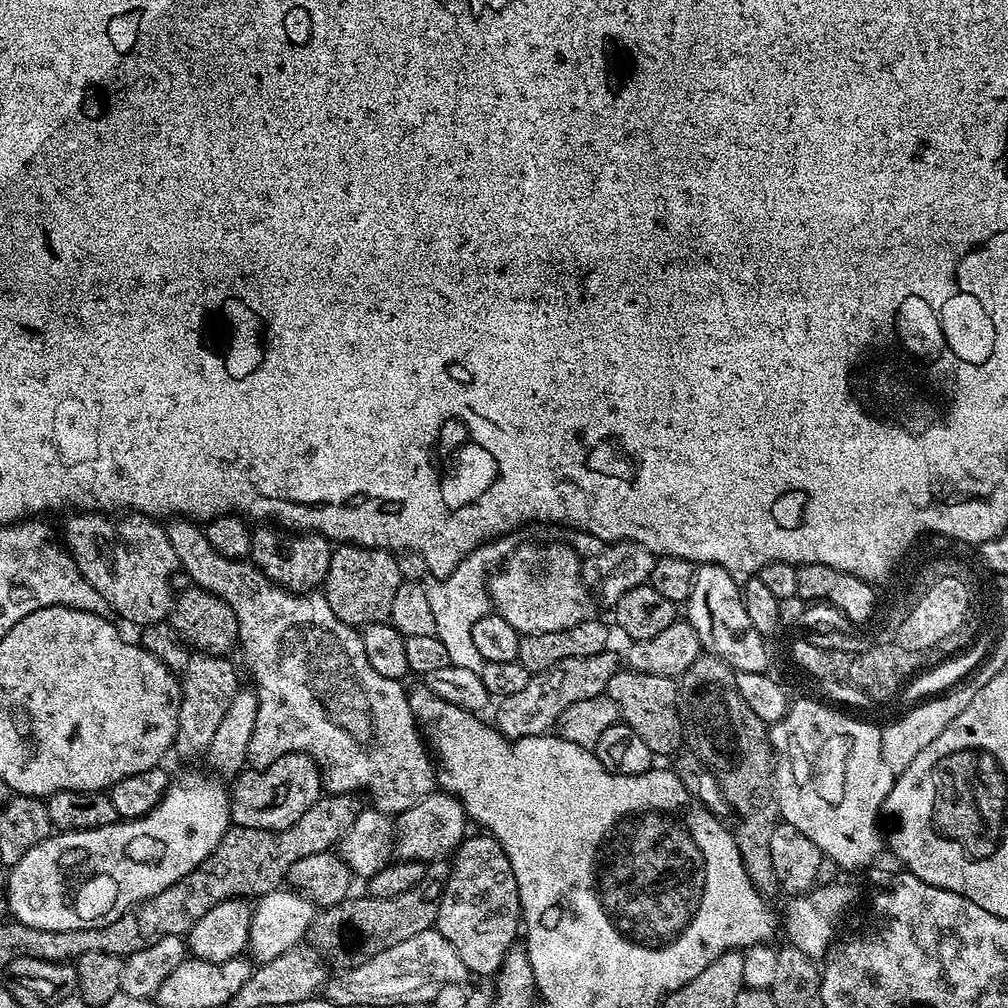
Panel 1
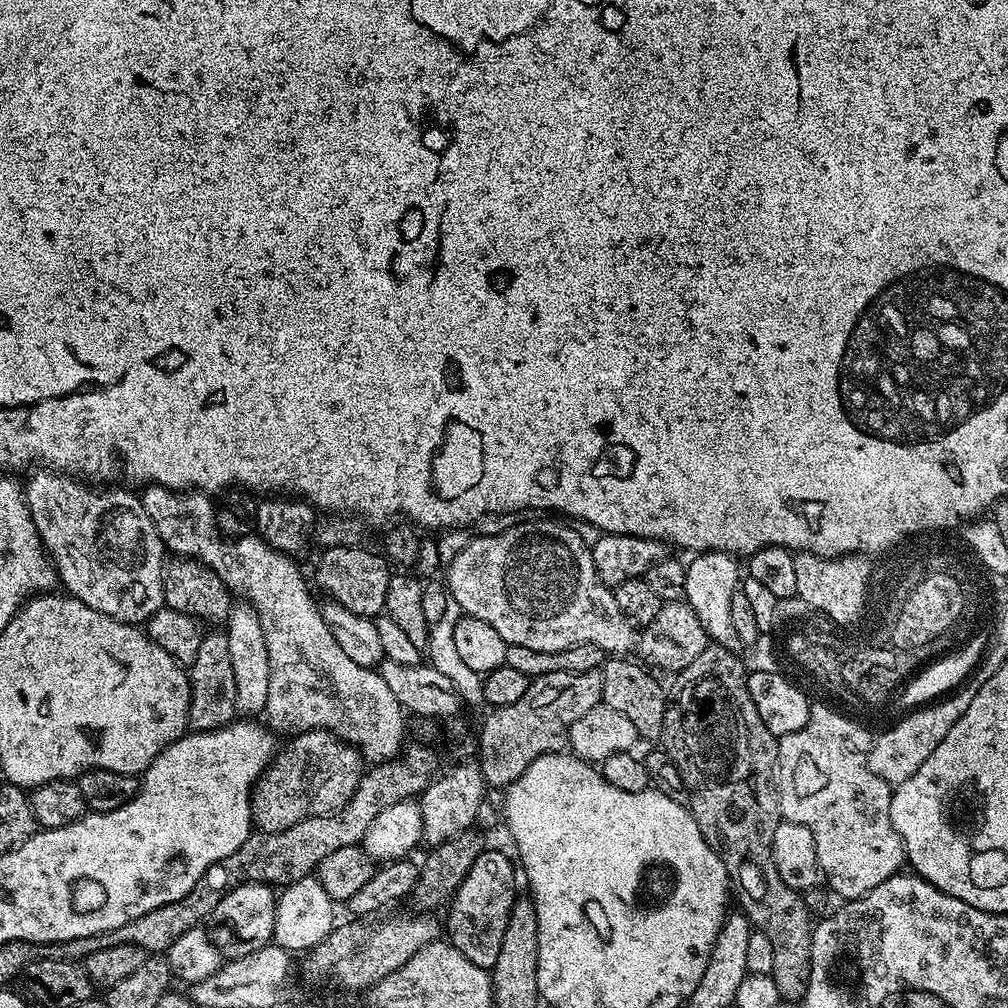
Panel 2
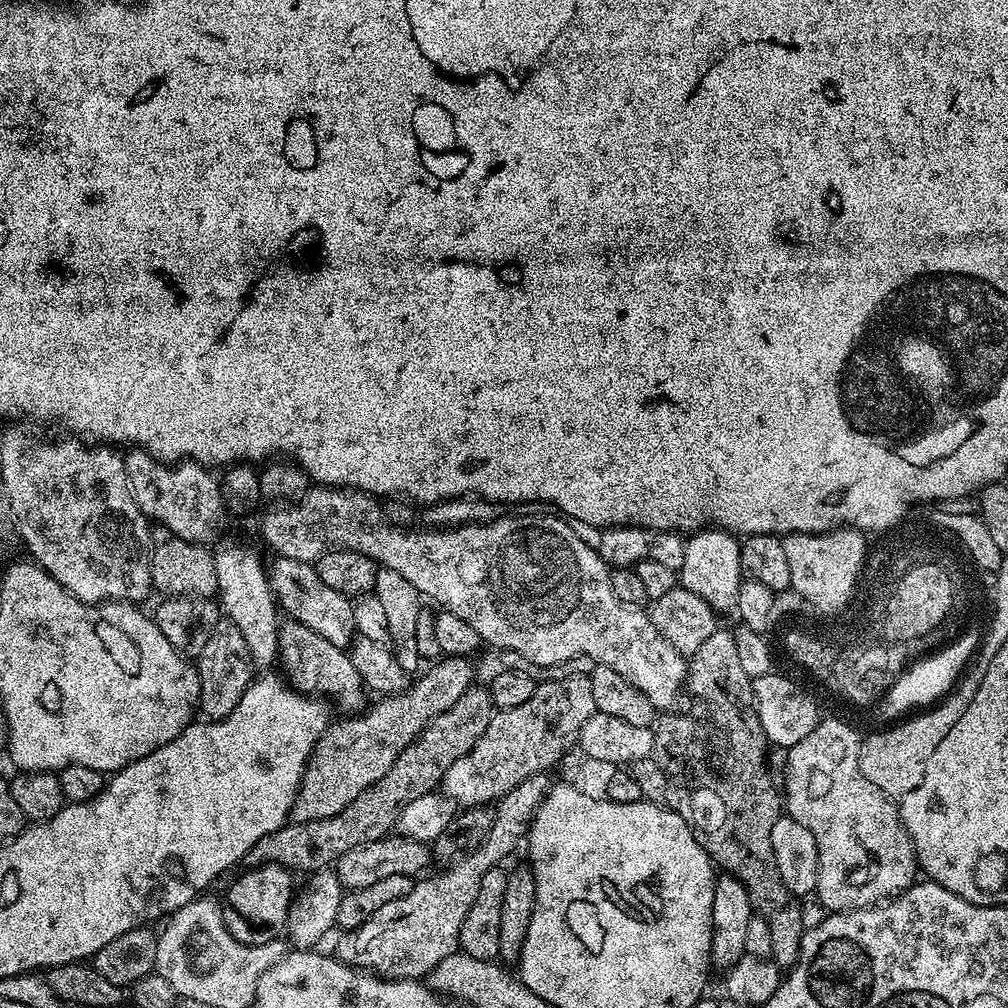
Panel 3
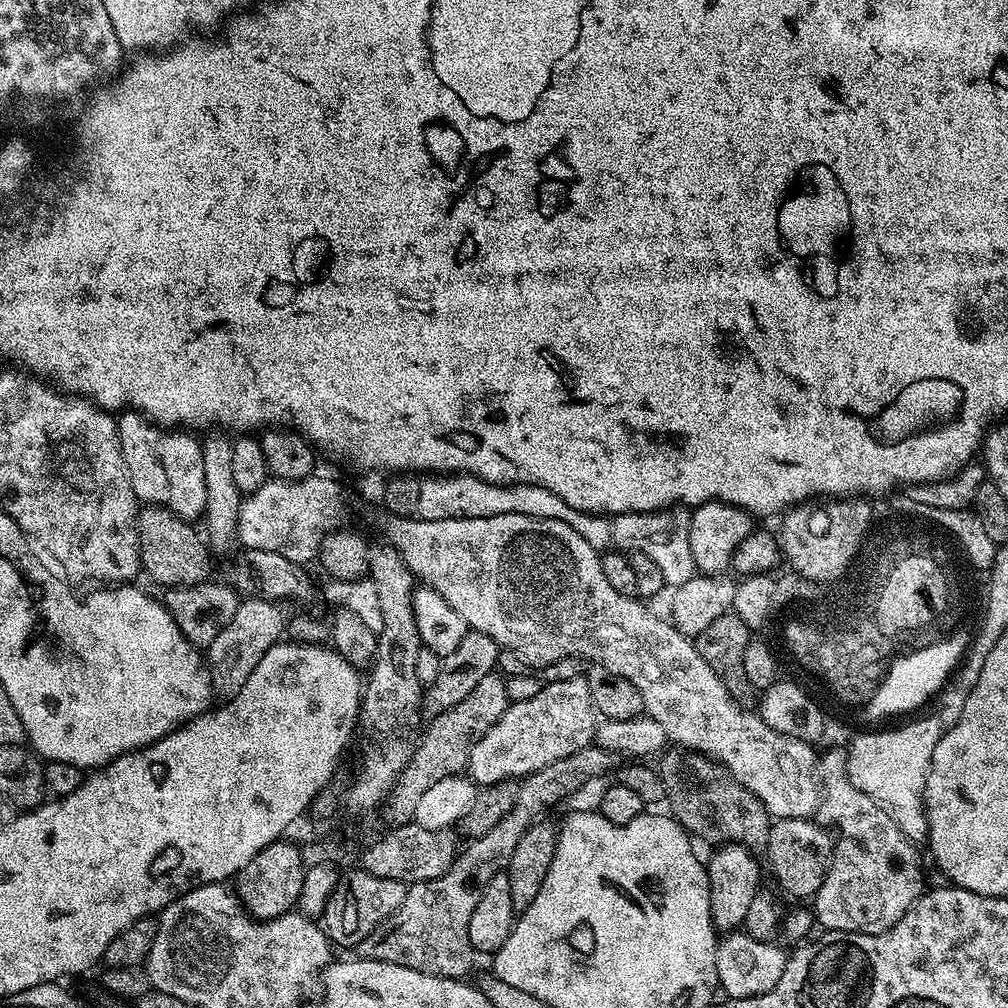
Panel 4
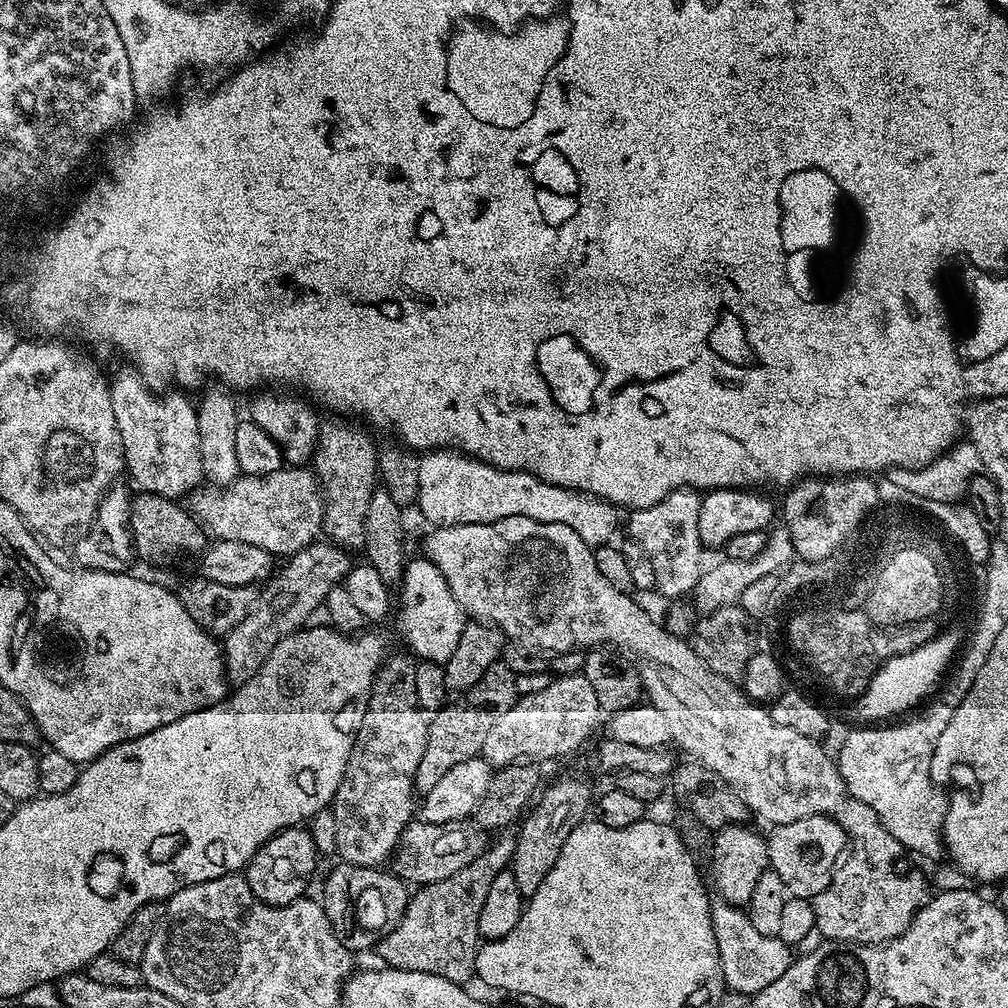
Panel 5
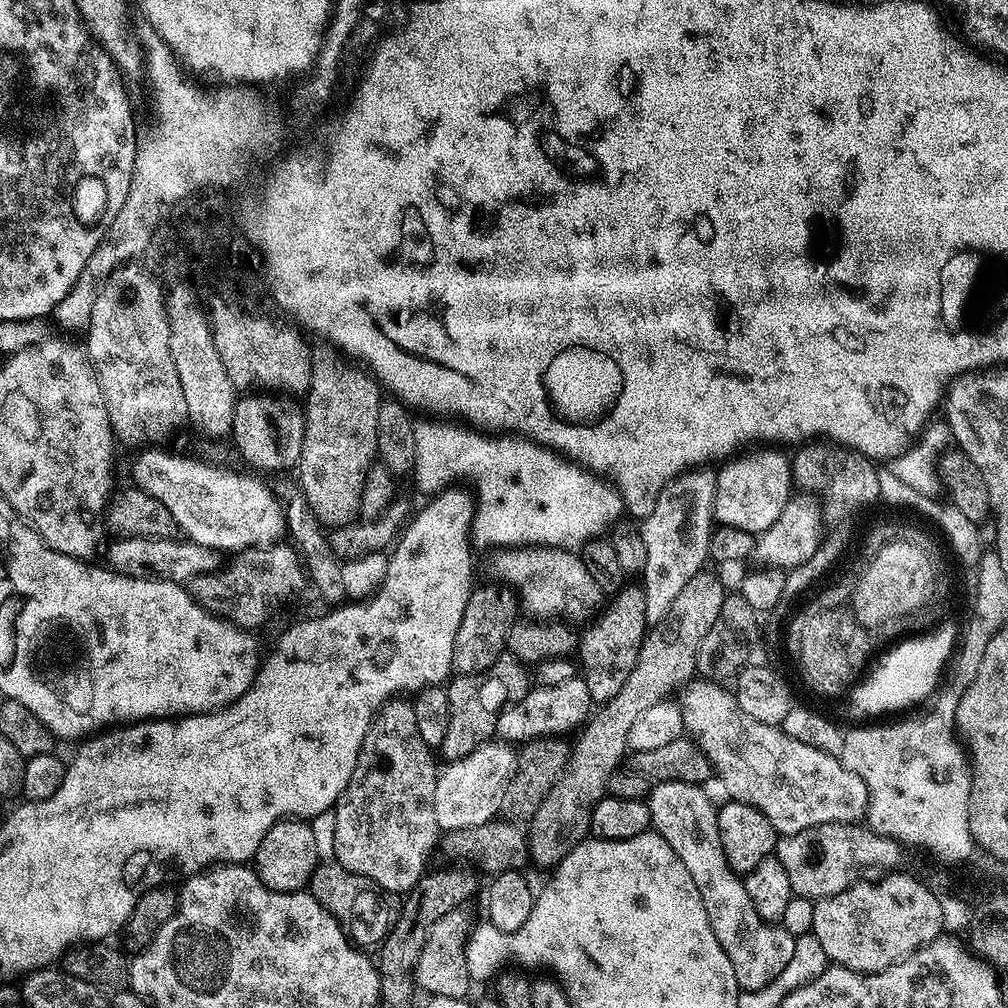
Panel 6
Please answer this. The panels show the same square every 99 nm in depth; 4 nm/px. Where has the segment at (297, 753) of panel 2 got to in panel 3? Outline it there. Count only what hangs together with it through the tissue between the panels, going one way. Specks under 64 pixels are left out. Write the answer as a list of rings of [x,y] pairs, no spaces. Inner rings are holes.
[[[444,656],[439,662],[429,667],[432,669],[425,676],[417,675],[404,692],[385,695],[376,700],[378,702],[372,709],[369,707],[359,714],[349,715],[344,718],[348,720],[340,720],[337,724],[336,721],[331,723],[327,731],[322,734],[322,738],[318,738],[310,754],[300,789],[292,803],[291,823],[301,824],[322,818],[334,818],[334,814],[346,810],[346,806],[350,806],[350,802],[354,802],[354,798],[358,798],[362,790],[374,786],[374,782],[378,782],[378,778],[382,778],[382,774],[386,774],[390,766],[394,766],[398,754],[402,754],[406,746],[415,742],[421,730],[431,720],[441,716],[446,710],[450,710],[450,706],[454,706],[454,702],[458,702],[458,698],[462,698],[462,694],[466,694],[466,690],[473,687],[475,680],[472,679],[475,678],[476,672],[472,669],[472,662],[466,656]]]

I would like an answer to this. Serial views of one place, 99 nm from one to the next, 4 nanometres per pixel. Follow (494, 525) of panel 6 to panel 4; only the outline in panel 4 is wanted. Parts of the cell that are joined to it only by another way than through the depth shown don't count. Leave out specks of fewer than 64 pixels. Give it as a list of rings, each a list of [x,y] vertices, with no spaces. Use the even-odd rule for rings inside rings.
[[[444,474],[439,478],[420,480],[418,490],[418,517],[421,520],[449,520],[450,518],[486,518],[494,514],[514,514],[525,512],[528,516],[541,516],[566,522],[571,529],[586,539],[592,549],[604,552],[612,545],[611,521],[604,516],[590,515],[588,512],[574,510],[567,506],[558,494],[550,494],[550,490],[535,486],[525,487],[523,484],[505,486],[503,484],[487,484],[476,476],[463,474]]]

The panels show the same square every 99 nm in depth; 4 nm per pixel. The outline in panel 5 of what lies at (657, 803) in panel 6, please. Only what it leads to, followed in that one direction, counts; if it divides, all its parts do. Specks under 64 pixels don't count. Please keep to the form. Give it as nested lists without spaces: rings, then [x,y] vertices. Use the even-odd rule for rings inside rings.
[[[719,898],[712,900],[712,925],[714,938],[718,942],[718,958],[722,966],[724,983],[733,993],[751,998],[757,992],[766,990],[770,982],[778,982],[792,965],[794,952],[780,941],[778,936],[760,933],[750,922],[747,911],[735,904],[727,904]]]

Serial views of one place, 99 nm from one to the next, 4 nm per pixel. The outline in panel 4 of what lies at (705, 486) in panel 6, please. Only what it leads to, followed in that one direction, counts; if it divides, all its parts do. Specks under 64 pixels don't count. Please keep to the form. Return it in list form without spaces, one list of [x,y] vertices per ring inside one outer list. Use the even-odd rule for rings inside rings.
[[[684,506],[665,508],[662,512],[623,512],[621,516],[611,517],[611,547],[625,554],[646,554],[662,569],[665,585],[677,588],[698,575],[694,554],[690,554],[691,517],[691,511]]]

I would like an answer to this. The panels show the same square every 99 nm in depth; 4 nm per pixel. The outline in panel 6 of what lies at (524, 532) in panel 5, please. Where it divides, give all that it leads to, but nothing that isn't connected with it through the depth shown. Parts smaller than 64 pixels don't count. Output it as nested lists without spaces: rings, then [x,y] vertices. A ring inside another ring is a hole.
[[[542,544],[508,546],[503,550],[493,551],[496,553],[492,556],[492,572],[501,585],[511,589],[519,607],[523,611],[525,608],[533,621],[556,622],[561,618],[568,622],[587,621],[597,615],[602,599],[600,587],[575,551]],[[716,682],[694,683],[684,684],[684,693],[678,697],[684,731],[704,751],[733,799],[762,810],[780,836],[793,836],[818,824],[855,824],[865,819],[866,782],[846,770],[839,756],[790,738],[783,727],[756,721],[739,708],[727,687]]]

